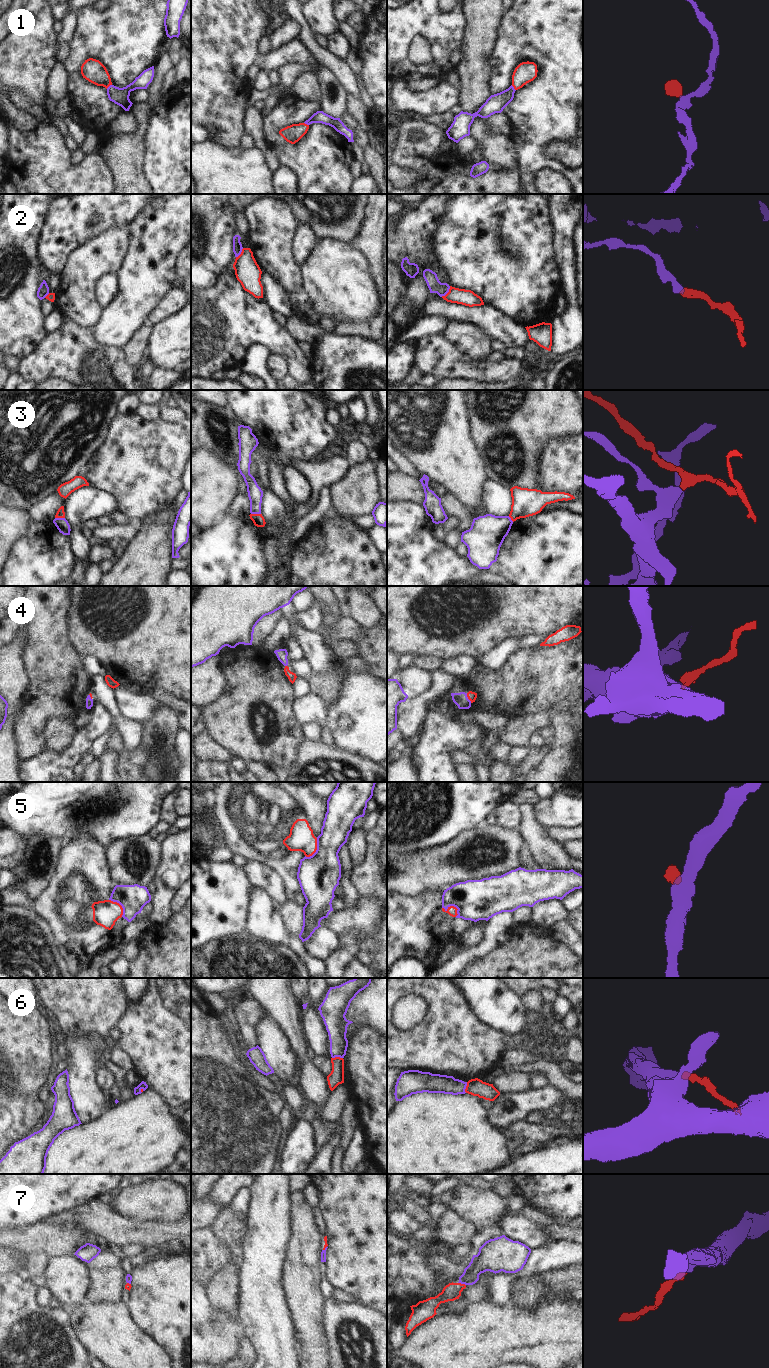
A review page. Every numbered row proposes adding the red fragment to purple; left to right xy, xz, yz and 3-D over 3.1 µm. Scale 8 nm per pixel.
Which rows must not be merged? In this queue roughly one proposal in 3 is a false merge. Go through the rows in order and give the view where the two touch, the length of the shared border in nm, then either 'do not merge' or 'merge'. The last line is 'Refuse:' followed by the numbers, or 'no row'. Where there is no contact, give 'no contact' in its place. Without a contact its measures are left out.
1: meets purple in xy; contact 60 nm long; merge
2: meets purple in yz; contact 120 nm long; do not merge
3: meets purple in xy; contact 80 nm long; do not merge
4: meets purple in yz; contact 90 nm long; merge
5: meets purple in yz; contact 150 nm long; do not merge
6: meets purple in xz; contact 90 nm long; do not merge
7: meets purple in yz; contact 70 nm long; merge
Refuse: 2, 3, 5, 6

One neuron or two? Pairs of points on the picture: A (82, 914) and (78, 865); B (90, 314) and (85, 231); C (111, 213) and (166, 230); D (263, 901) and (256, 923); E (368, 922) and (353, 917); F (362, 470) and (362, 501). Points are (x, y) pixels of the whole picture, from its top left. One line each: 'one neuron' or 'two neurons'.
A: one neuron
B: two neurons
C: two neurons
D: one neuron
E: one neuron
F: one neuron

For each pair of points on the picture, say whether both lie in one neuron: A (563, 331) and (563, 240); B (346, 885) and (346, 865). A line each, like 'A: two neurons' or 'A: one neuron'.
A: one neuron
B: one neuron

